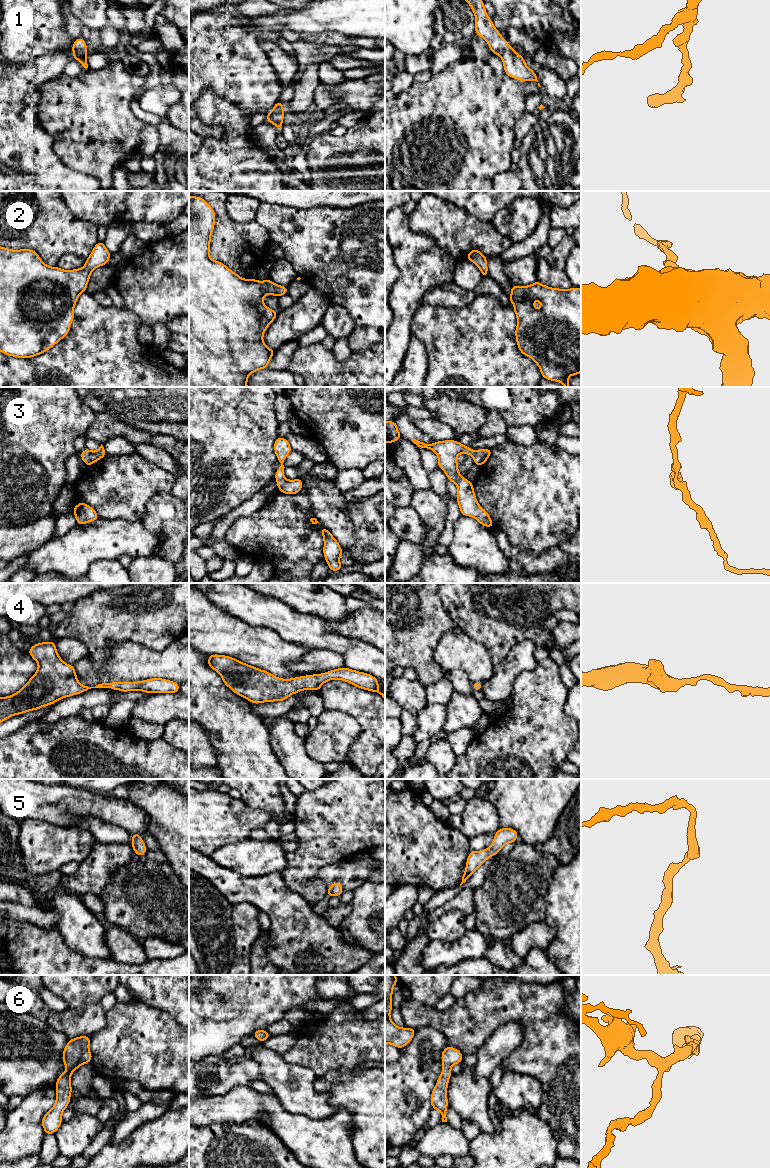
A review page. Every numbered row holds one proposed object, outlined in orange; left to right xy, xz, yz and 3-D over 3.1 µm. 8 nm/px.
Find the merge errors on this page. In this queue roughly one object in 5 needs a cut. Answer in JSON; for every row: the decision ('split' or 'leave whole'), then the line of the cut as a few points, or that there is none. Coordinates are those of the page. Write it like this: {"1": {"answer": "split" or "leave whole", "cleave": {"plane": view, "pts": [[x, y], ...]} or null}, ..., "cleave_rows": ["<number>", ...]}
{"1": {"answer": "leave whole", "cleave": null}, "2": {"answer": "leave whole", "cleave": null}, "3": {"answer": "leave whole", "cleave": null}, "4": {"answer": "leave whole", "cleave": null}, "5": {"answer": "leave whole", "cleave": null}, "6": {"answer": "leave whole", "cleave": null}, "cleave_rows": []}

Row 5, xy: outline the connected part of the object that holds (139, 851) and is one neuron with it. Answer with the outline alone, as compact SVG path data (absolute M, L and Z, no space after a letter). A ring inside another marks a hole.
M132 833L132 848L133 851L138 855L145 855L147 852L147 848L146 845L144 843L144 841L141 839L140 834L137 833Z

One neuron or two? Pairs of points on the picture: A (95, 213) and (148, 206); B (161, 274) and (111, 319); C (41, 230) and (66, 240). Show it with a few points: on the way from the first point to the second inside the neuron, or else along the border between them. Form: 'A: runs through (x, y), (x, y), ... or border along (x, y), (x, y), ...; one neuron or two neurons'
A: runs through (108, 206), (135, 206); one neuron
B: border along (126, 308), (130, 309), (142, 323); two neurons
C: runs through (47, 230), (60, 234); one neuron

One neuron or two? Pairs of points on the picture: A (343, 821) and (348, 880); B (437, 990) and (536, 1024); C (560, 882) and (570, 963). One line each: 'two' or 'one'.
A: two
B: two
C: one

